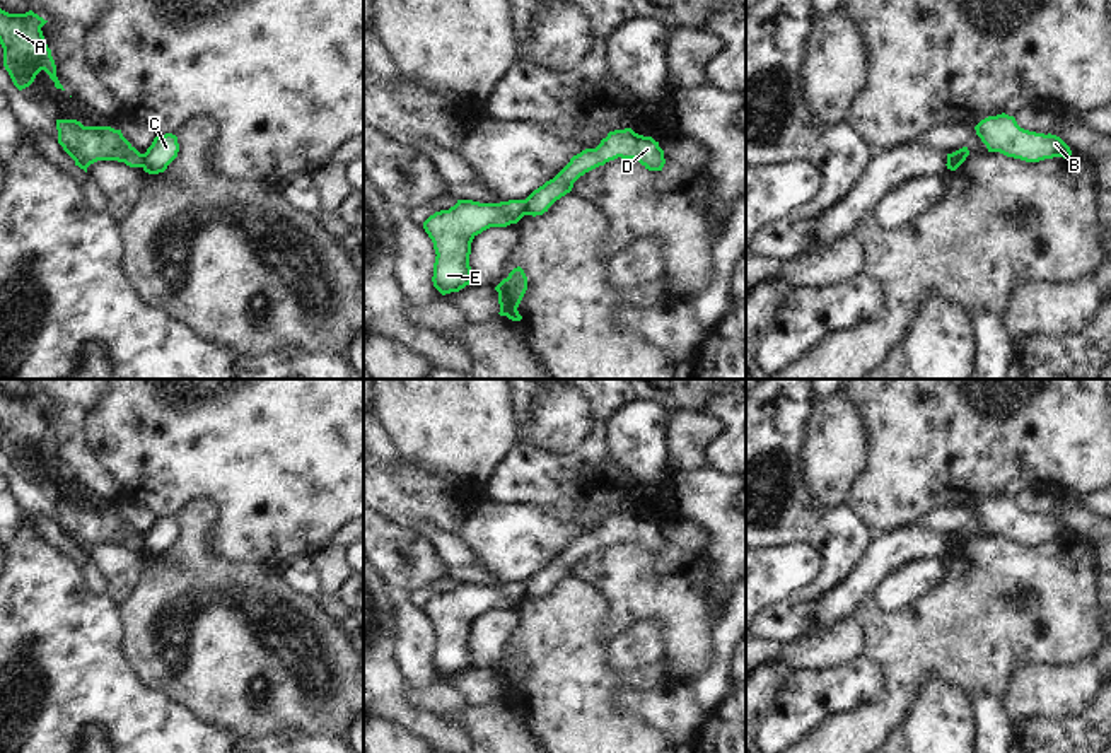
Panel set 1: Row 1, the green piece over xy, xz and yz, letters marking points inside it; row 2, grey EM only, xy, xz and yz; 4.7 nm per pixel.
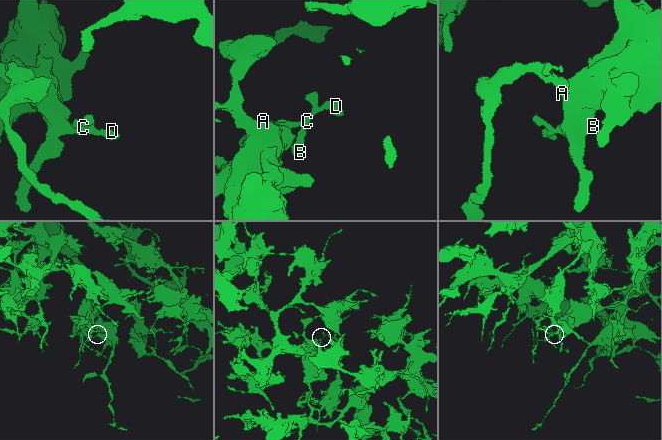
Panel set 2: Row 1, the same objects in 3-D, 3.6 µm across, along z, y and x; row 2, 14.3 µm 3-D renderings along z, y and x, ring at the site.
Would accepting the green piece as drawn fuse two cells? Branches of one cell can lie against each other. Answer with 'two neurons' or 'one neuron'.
two neurons

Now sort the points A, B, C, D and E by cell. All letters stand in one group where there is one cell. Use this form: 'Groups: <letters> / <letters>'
Groups: A E / B C D.

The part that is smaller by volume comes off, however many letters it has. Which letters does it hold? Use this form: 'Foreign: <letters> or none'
Foreign: B, C, D

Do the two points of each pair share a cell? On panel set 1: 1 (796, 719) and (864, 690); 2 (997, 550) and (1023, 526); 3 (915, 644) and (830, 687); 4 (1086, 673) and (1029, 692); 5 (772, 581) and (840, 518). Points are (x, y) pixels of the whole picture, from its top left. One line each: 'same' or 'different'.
1: same
2: different
3: different
4: same
5: different

